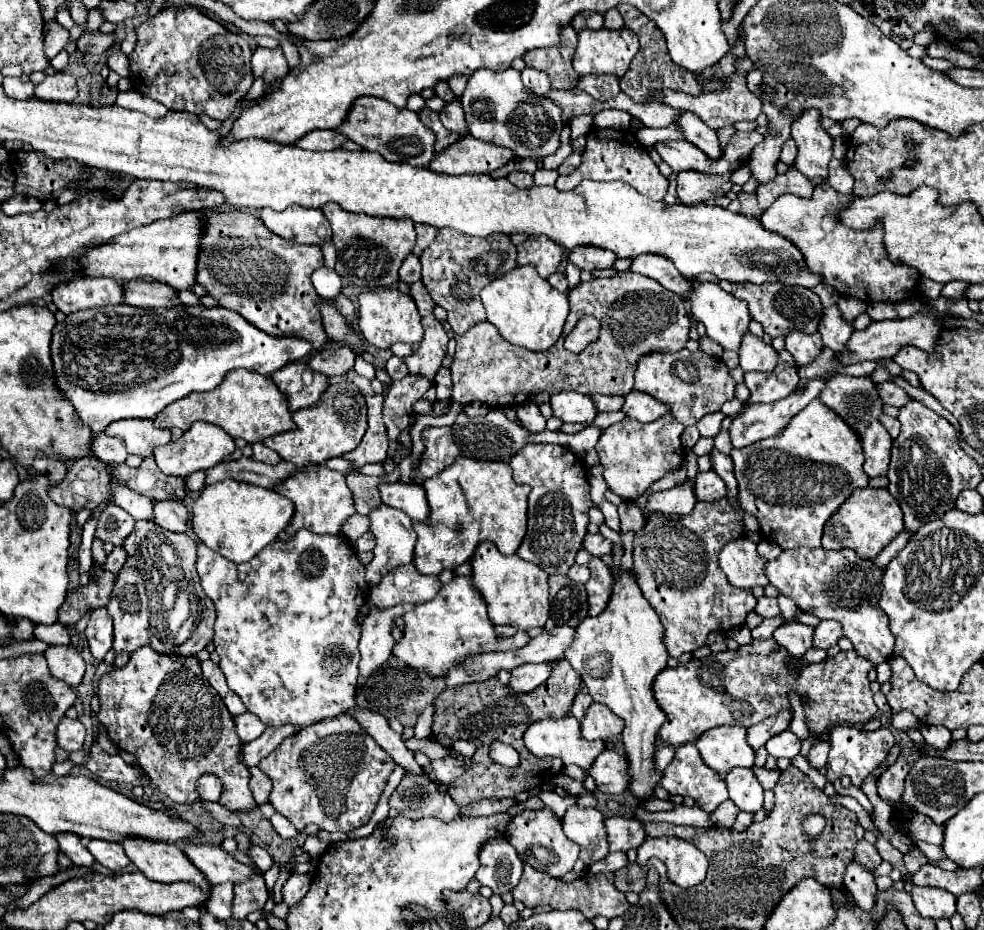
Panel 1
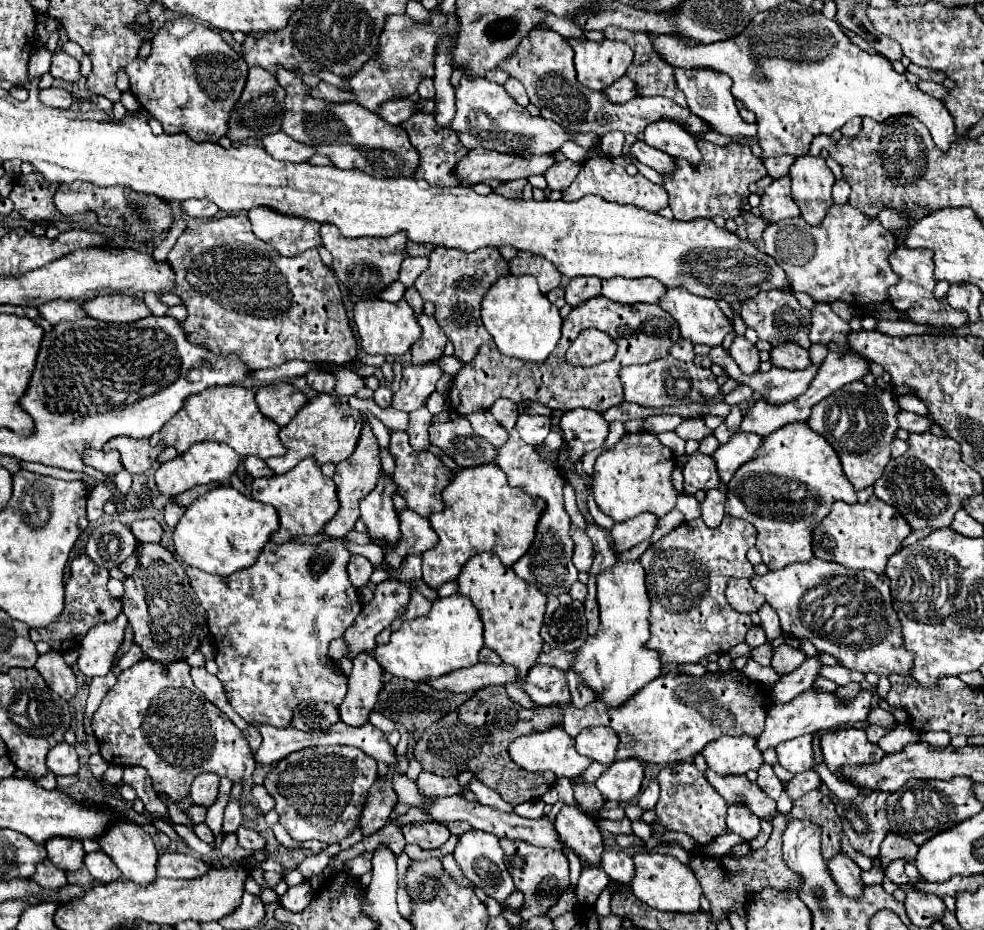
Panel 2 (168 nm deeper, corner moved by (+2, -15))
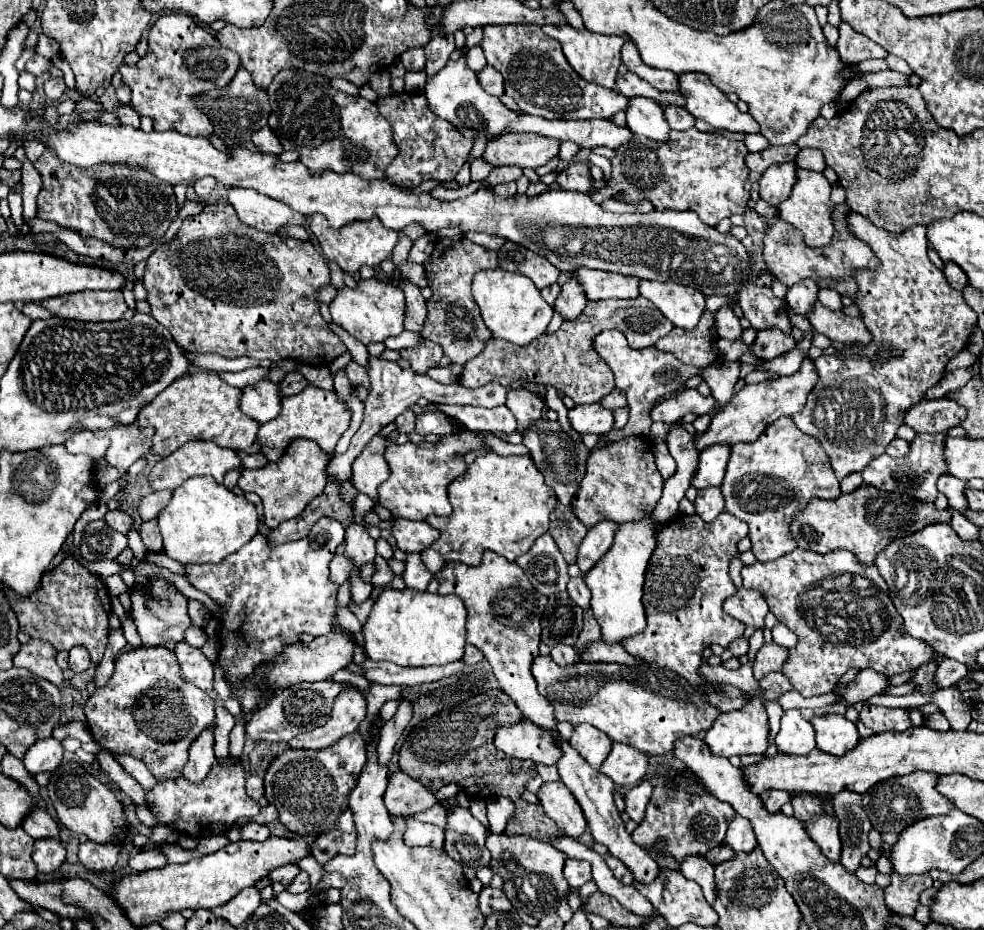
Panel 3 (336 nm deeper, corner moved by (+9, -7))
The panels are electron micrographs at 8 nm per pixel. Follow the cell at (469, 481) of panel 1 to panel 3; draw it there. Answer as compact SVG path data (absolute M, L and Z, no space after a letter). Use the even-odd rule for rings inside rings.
M493 451L479 455L471 463L469 473L451 483L449 501L453 505L449 517L427 517L427 523L441 533L441 537L421 553L431 573L439 573L449 561L477 567L485 551L515 561L531 549L531 543L535 543L539 535L547 533L549 513L557 505L555 491L543 483L543 475L539 475L529 455L501 457Z

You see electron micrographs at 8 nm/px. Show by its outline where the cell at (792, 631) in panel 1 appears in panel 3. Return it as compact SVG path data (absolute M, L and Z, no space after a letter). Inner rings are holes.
M767 643L759 649L759 653L755 655L753 661L753 675L759 681L761 677L765 677L771 671L781 671L783 663L787 659L787 649L775 643Z

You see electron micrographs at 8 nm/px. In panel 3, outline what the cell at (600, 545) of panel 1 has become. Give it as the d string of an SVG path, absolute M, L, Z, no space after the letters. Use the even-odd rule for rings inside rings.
M557 503L551 513L549 531L566 562L568 564L575 563L577 549L588 529L575 517L570 507Z

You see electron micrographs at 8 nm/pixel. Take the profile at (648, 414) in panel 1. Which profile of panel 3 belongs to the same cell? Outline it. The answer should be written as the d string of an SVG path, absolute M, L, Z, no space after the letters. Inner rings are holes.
M685 389L661 403L657 403L651 411L653 421L663 421L663 423L675 423L681 421L683 415L695 413L695 415L707 415L715 409L717 401L713 395L703 397L697 389Z

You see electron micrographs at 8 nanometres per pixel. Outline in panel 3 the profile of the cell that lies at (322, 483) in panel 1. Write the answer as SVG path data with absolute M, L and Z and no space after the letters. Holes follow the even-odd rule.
M297 437L287 445L287 451L281 455L279 461L267 463L263 469L243 469L237 481L237 487L243 489L245 493L255 493L261 497L263 509L265 509L265 525L275 529L283 521L303 513L307 503L323 493L327 485L325 467L331 457L333 455L327 451L321 451L321 447L315 441Z

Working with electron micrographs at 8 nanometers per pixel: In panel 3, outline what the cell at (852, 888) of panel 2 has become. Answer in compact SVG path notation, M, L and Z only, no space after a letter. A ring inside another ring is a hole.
M827 813L813 815L809 821L805 821L807 835L819 845L821 853L835 863L839 861L839 847L841 847L837 827L839 827L839 819Z

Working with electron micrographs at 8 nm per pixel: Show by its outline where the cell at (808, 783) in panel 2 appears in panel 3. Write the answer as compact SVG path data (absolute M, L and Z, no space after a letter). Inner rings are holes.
M765 791L761 799L767 813L779 813L781 807L791 799L791 795L787 795L785 791Z

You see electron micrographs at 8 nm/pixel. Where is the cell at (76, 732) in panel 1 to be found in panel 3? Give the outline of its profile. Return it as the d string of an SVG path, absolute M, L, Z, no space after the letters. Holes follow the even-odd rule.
M49 737L33 743L27 749L27 753L23 755L23 765L31 775L37 775L41 771L55 771L55 767L61 765L61 759L63 759L61 743Z

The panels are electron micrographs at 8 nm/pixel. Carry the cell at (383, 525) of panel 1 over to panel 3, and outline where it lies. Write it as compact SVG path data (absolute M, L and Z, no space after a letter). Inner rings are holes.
M375 435L367 447L361 451L361 455L353 461L353 485L359 491L367 491L371 499L377 497L377 487L387 479L389 467L385 461L385 449L387 449L387 437Z

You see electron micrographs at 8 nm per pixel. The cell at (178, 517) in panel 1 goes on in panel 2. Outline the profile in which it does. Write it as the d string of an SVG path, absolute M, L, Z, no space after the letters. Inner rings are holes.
M142 519L142 521L134 521L130 525L130 529L134 531L136 539L142 543L160 543L164 531L162 525L156 519Z

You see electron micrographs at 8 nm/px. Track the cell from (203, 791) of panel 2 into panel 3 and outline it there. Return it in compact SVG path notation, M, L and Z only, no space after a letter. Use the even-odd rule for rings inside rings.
M203 729L199 737L189 747L189 761L183 767L183 775L191 779L191 783L199 783L207 777L211 763L215 761L213 753L213 729Z

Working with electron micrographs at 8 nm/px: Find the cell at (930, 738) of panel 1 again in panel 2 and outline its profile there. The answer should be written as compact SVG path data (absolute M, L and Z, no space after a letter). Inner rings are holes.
M938 731L938 733L922 733L920 735L920 741L932 745L932 747L948 747L950 745L950 735L946 735L944 731Z

